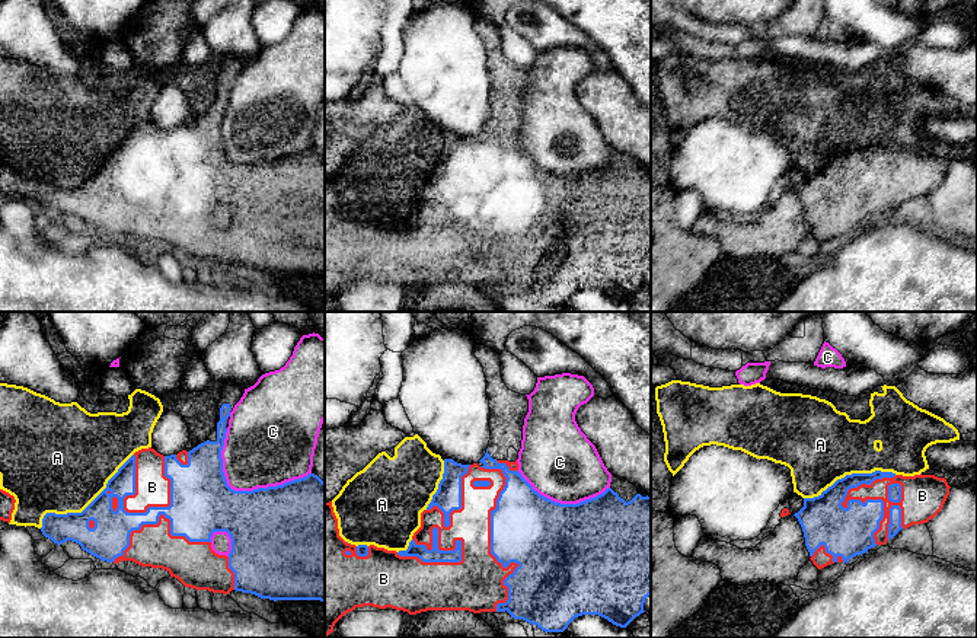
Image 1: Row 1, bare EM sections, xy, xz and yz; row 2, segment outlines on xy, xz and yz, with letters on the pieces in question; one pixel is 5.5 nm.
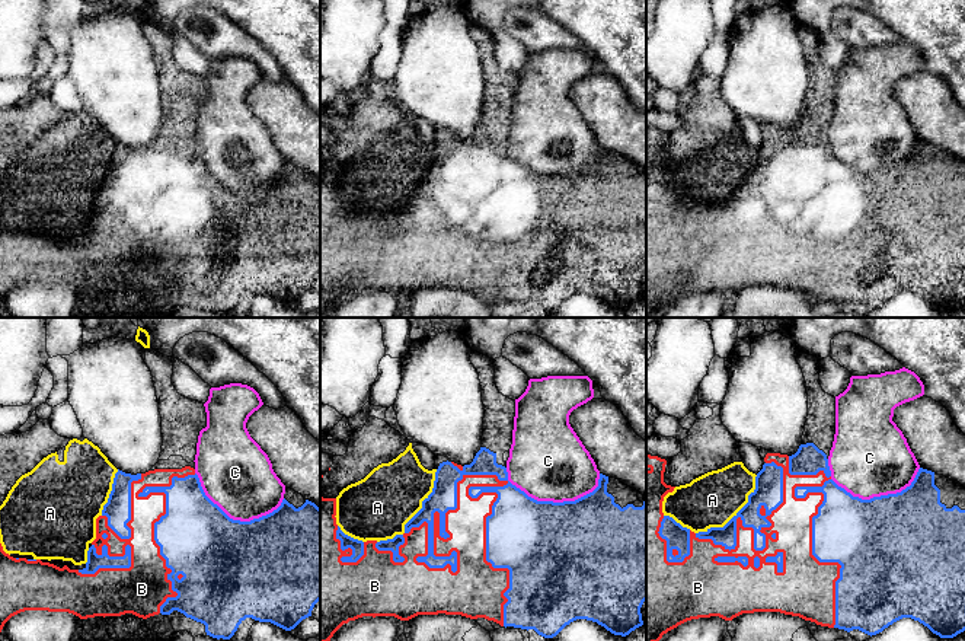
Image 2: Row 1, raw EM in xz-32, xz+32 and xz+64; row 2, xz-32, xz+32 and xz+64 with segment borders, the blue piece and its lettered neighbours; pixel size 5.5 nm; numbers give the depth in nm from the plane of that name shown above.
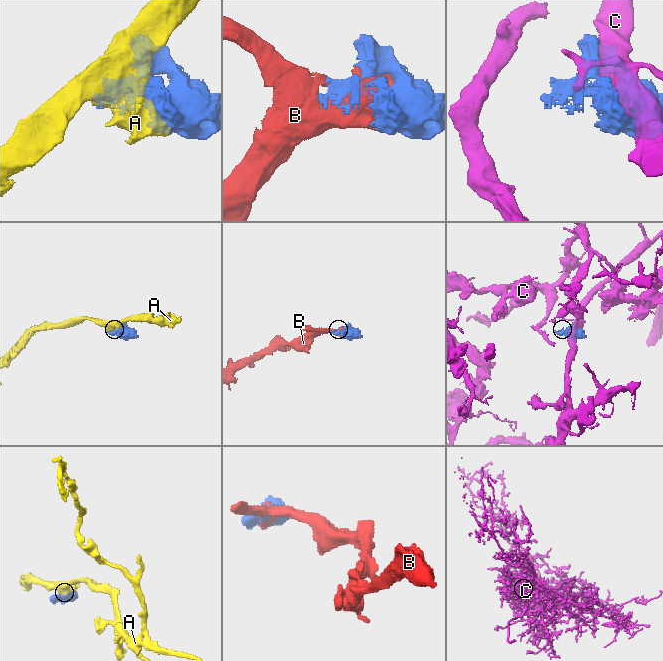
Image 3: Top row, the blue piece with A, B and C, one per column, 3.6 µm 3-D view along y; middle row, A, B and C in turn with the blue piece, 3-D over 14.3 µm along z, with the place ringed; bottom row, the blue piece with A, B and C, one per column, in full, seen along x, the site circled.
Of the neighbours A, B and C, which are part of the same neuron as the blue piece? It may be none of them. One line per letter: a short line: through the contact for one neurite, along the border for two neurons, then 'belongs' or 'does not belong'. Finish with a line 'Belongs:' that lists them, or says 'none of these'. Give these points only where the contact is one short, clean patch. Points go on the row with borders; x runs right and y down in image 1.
A: does not belong
B: belongs
C: does not belong
Belongs: B

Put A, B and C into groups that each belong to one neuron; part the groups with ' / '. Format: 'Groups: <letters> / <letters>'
Groups: A / B / C

